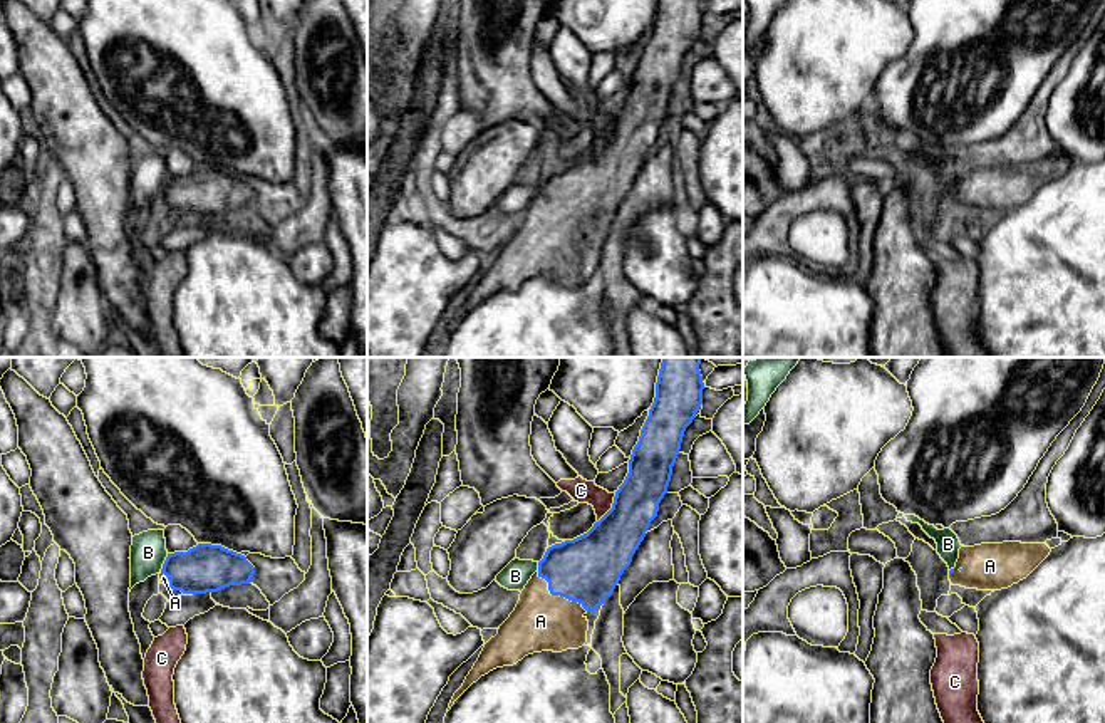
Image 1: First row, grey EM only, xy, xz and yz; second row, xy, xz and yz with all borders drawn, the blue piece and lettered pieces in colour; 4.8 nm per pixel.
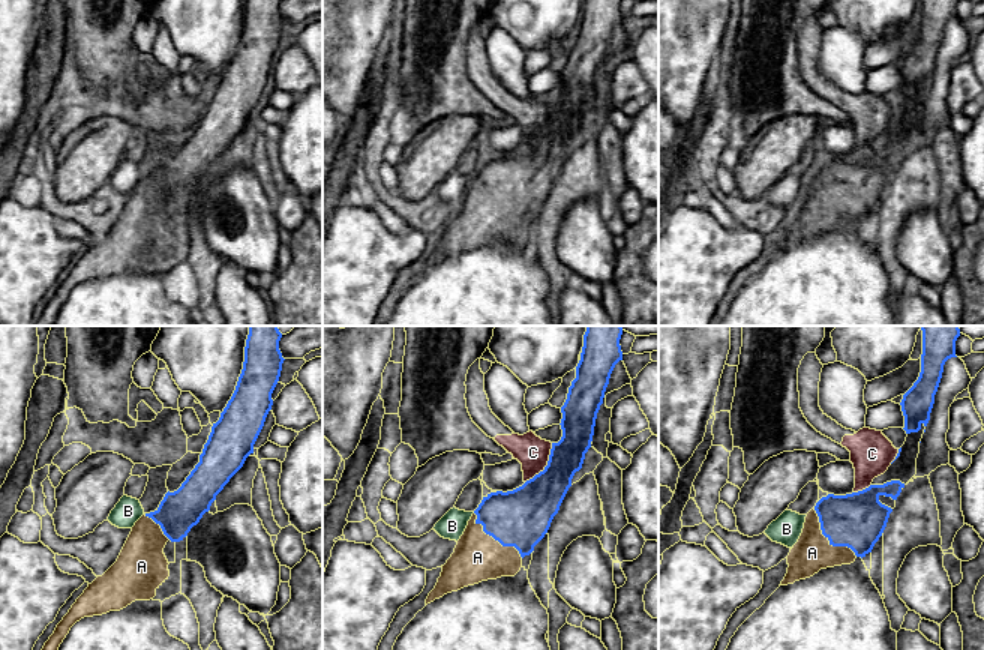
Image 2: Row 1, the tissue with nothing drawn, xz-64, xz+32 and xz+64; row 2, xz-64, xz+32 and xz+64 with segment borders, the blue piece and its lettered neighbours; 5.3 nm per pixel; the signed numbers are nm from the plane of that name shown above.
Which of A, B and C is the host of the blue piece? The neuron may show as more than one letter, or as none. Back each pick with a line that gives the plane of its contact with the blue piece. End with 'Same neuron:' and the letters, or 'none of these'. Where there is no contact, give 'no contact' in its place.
A: xz
Same neuron: A

